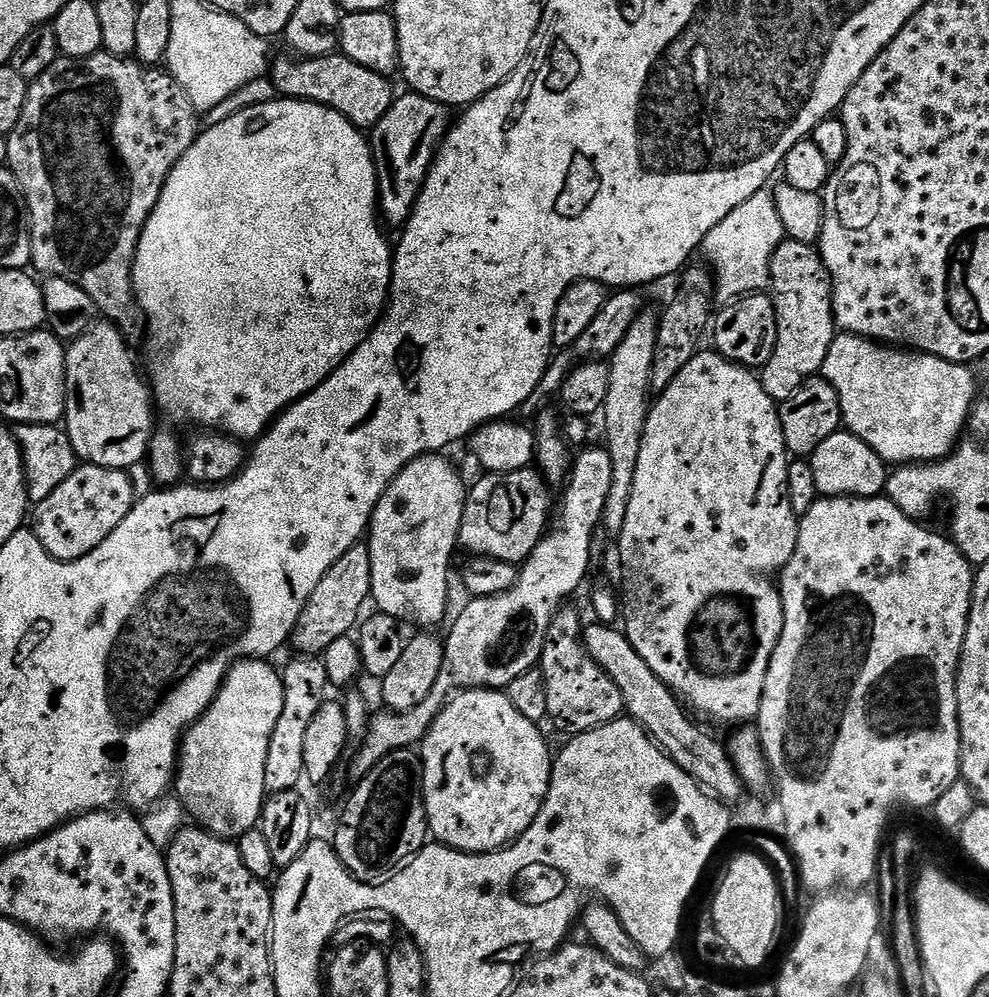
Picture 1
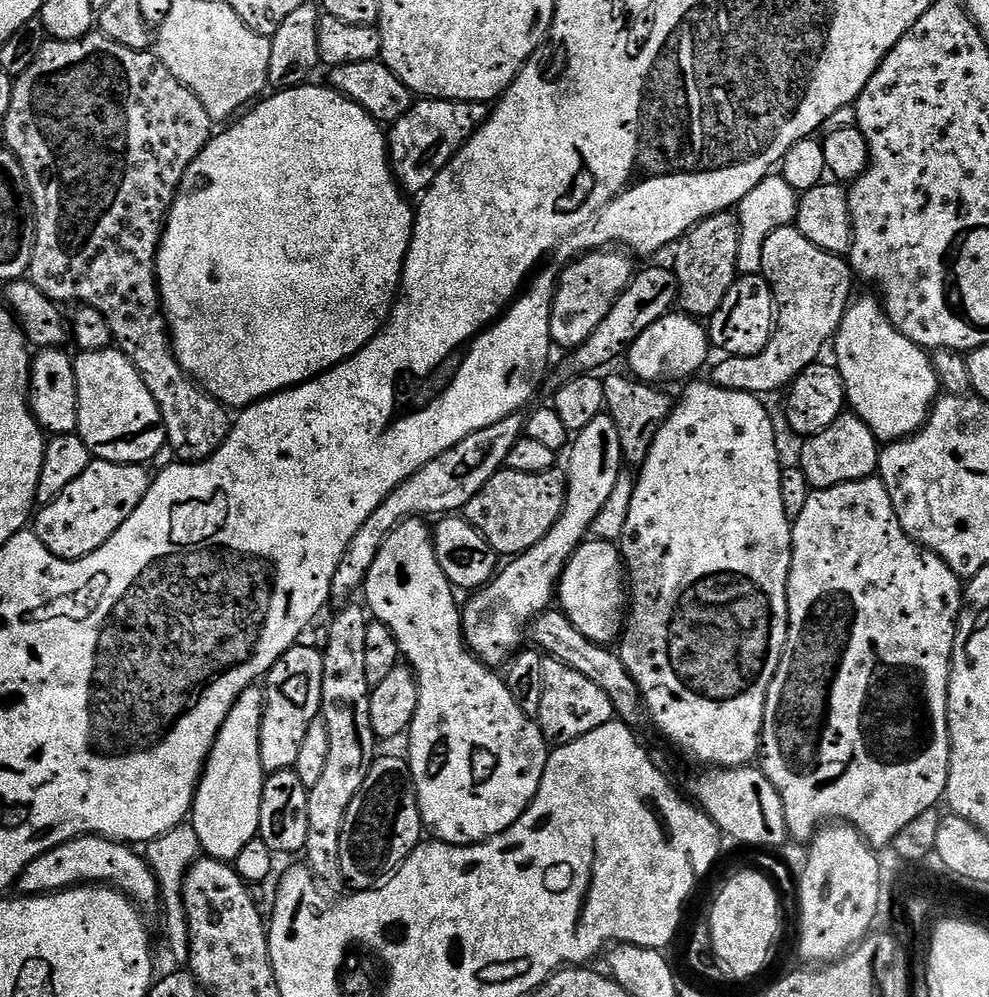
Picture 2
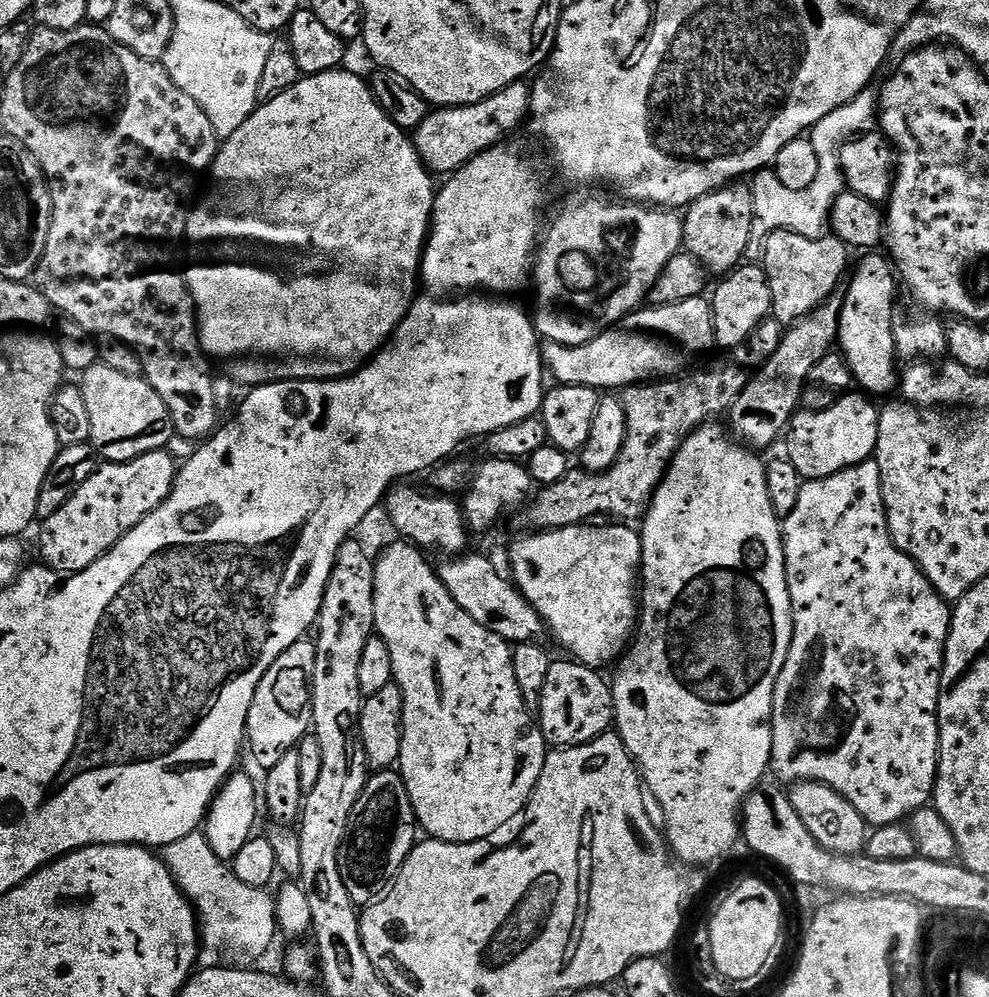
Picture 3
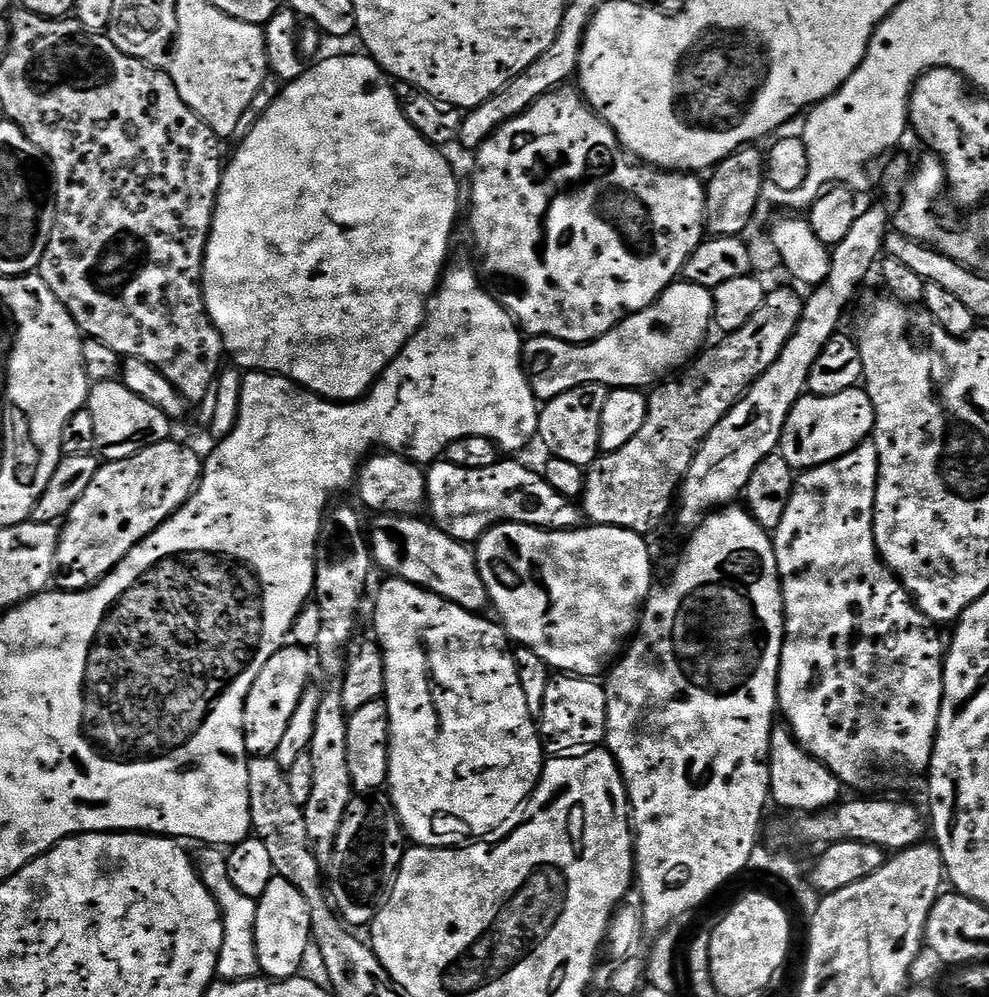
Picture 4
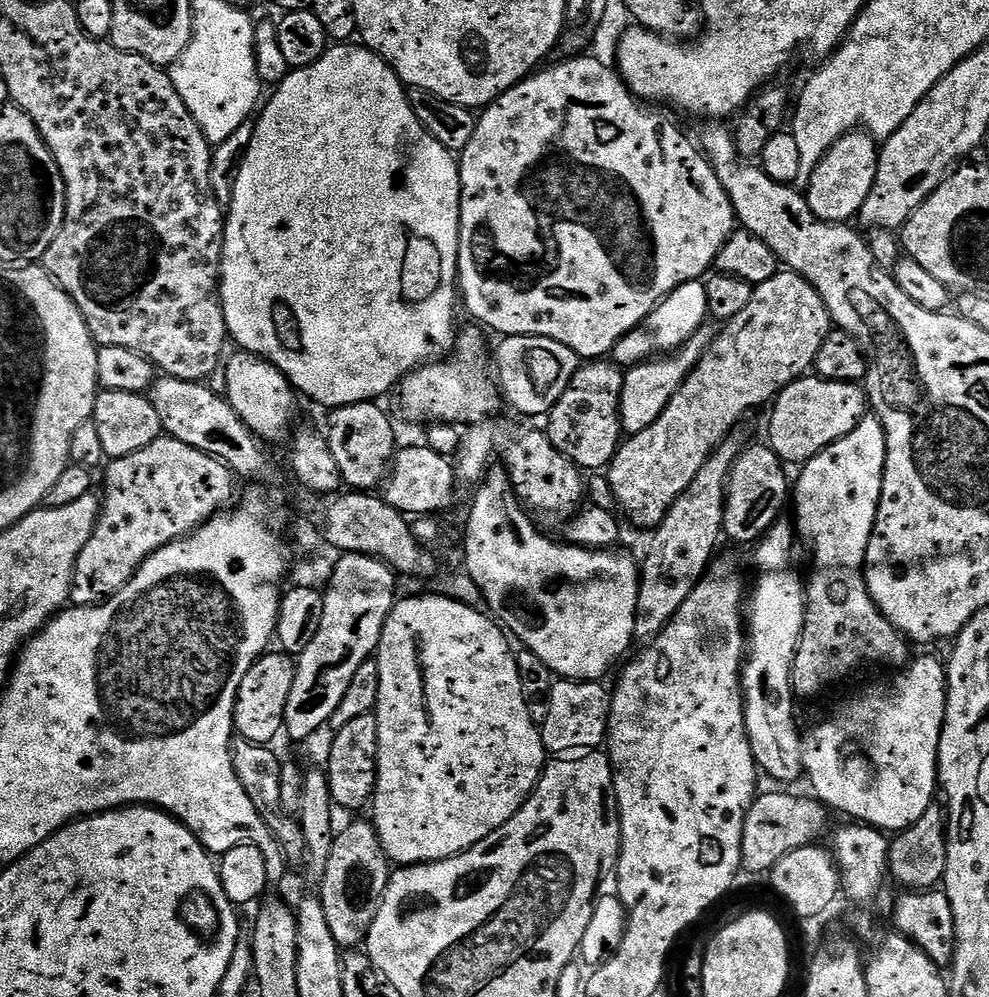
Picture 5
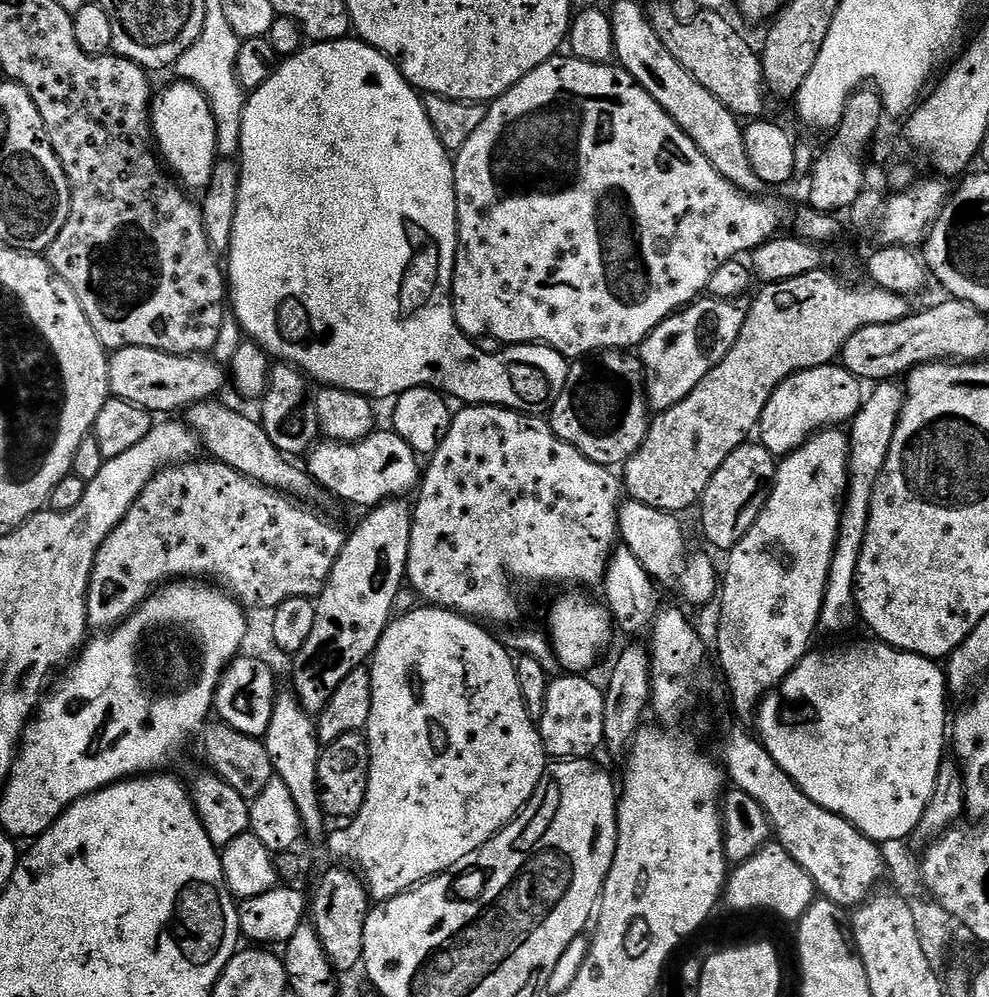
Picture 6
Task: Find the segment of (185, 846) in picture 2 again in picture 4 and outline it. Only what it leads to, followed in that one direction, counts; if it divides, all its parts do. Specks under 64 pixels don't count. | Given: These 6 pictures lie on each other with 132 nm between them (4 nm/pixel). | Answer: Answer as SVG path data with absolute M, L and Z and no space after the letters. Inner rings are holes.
M204 846L199 849L200 853L195 853L194 863L197 872L200 873L202 882L210 894L214 898L214 902L218 902L220 907L220 919L224 922L224 945L220 951L218 958L218 966L216 967L219 979L221 980L254 980L261 975L258 947L255 945L255 919L258 915L256 909L257 900L250 898L246 894L242 894L242 890L238 890L238 886L234 886L234 881L230 878L230 866L228 865L227 855L219 847Z

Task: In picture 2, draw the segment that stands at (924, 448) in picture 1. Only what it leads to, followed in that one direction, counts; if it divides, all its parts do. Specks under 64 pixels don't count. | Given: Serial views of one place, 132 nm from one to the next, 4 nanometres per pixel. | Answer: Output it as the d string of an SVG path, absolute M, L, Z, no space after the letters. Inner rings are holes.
M875 295L872 296L864 296L860 301L857 299L849 303L848 312L842 318L840 329L834 337L834 348L836 344L834 363L842 374L842 382L846 386L847 407L858 418L862 418L866 426L870 426L877 441L905 440L928 421L932 405L936 403L942 392L940 376L936 373L931 358L928 357L931 355L900 333L884 315L881 301Z

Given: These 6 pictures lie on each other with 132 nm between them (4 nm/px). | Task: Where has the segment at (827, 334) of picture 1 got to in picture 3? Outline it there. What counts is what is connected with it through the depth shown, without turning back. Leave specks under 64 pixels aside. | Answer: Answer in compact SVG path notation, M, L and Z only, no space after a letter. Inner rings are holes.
M781 228L770 233L762 245L762 267L770 282L771 319L785 326L797 324L815 308L825 304L831 296L837 295L839 288L836 287L839 286L840 279L842 284L849 271L848 255L848 245L831 234L811 240L802 238L802 234Z

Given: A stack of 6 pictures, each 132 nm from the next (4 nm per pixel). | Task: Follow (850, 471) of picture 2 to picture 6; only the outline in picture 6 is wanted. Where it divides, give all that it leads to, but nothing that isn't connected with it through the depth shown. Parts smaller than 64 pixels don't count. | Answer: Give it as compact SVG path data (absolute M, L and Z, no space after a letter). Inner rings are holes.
M839 363L802 370L783 380L774 394L770 394L770 402L766 402L766 410L762 410L758 425L759 443L763 444L771 456L789 456L817 432L851 422L863 406L865 395L866 388L862 381Z

